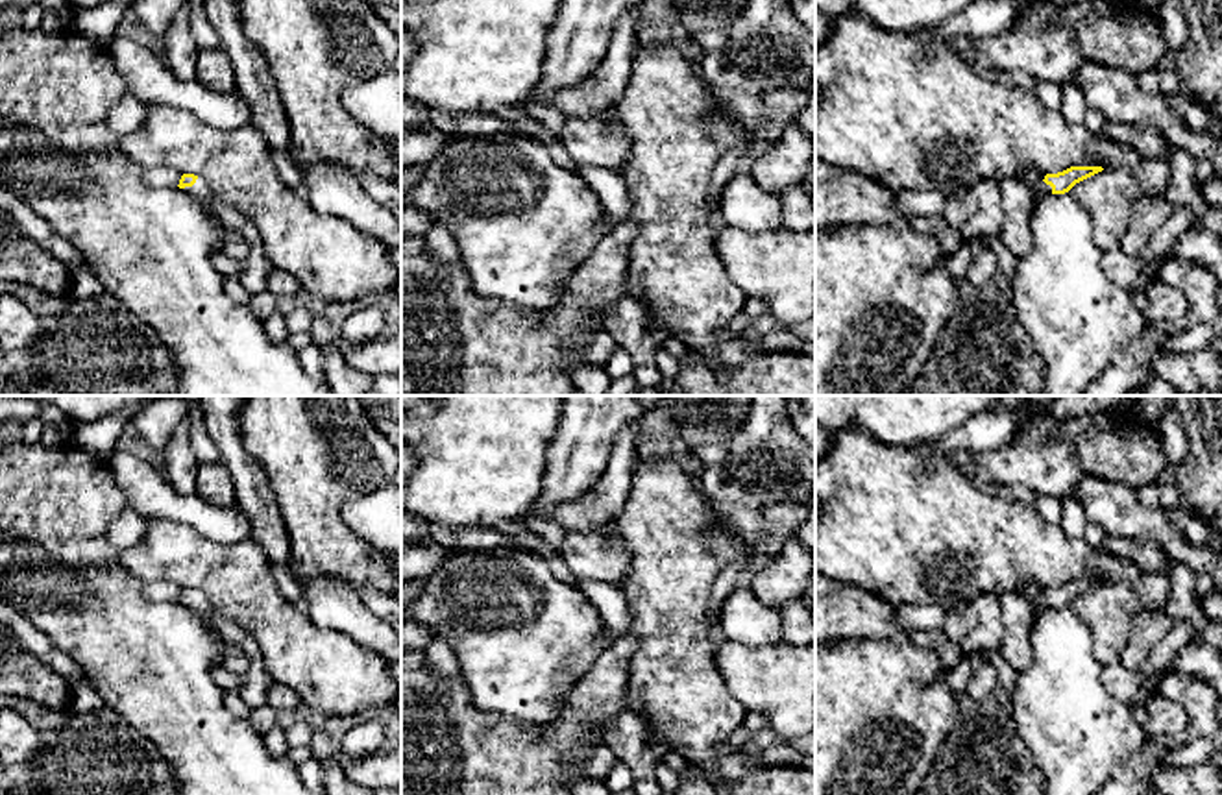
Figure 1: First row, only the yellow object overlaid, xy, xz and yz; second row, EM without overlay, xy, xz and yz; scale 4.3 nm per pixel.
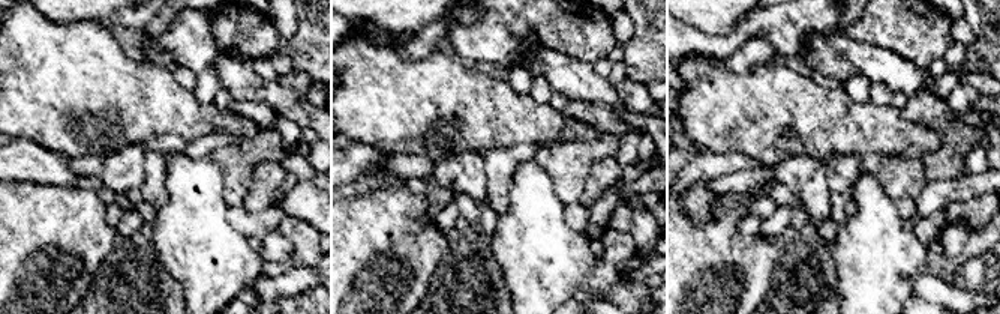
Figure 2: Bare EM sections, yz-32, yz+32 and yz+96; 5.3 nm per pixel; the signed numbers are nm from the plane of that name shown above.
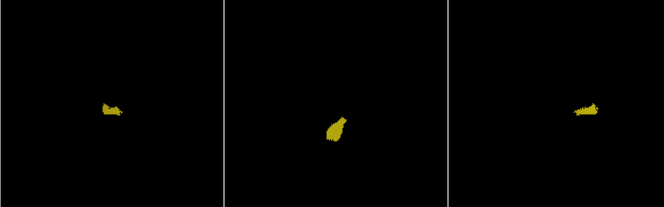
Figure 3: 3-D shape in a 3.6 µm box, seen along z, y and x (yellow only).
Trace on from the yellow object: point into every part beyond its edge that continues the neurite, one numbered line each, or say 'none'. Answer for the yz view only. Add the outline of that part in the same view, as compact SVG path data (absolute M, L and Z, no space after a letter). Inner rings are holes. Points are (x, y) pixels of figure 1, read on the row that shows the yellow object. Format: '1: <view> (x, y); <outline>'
1: yz (1019, 196); M1024 179L1000 181L1000 198L1004 209L1004 226L1000 240L1017 257L1024 257L1032 248L1030 218L1035 200L1041 194L1050 194L1052 187L1043 179L1037 183Z

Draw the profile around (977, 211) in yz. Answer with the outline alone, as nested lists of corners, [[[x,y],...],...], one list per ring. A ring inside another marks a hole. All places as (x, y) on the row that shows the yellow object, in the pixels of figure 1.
[[[982,179],[967,189],[947,196],[941,214],[965,240],[976,237],[1000,238],[1004,226],[1004,209],[1000,198],[1000,183]]]

